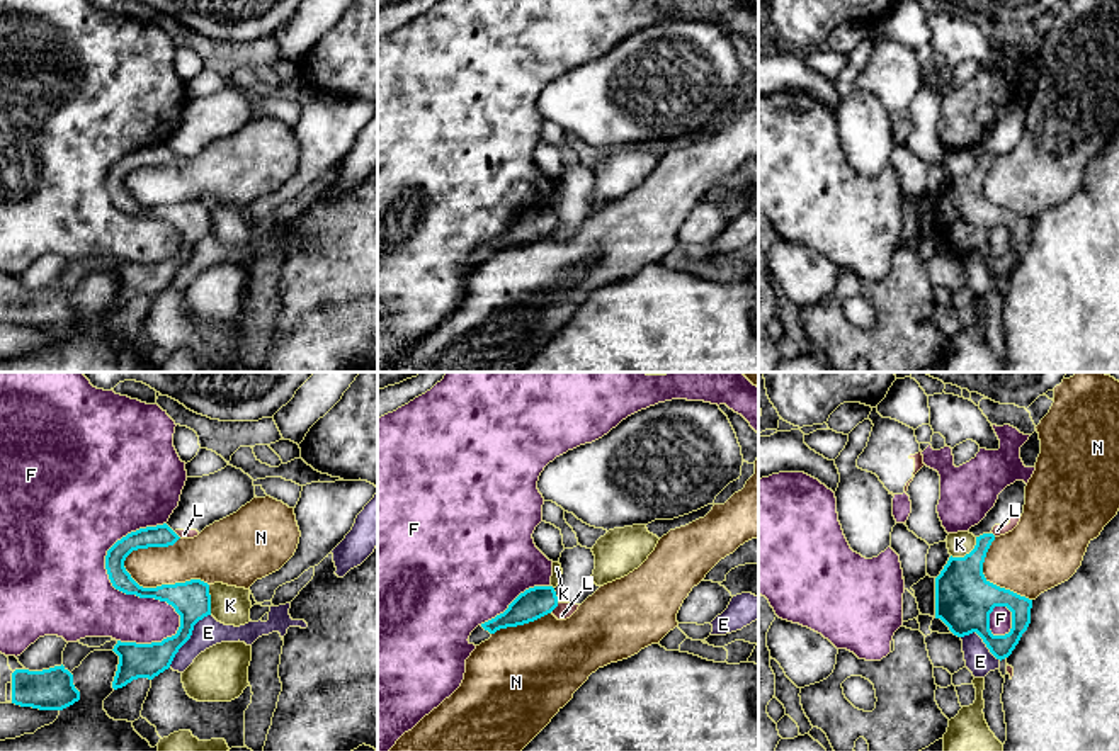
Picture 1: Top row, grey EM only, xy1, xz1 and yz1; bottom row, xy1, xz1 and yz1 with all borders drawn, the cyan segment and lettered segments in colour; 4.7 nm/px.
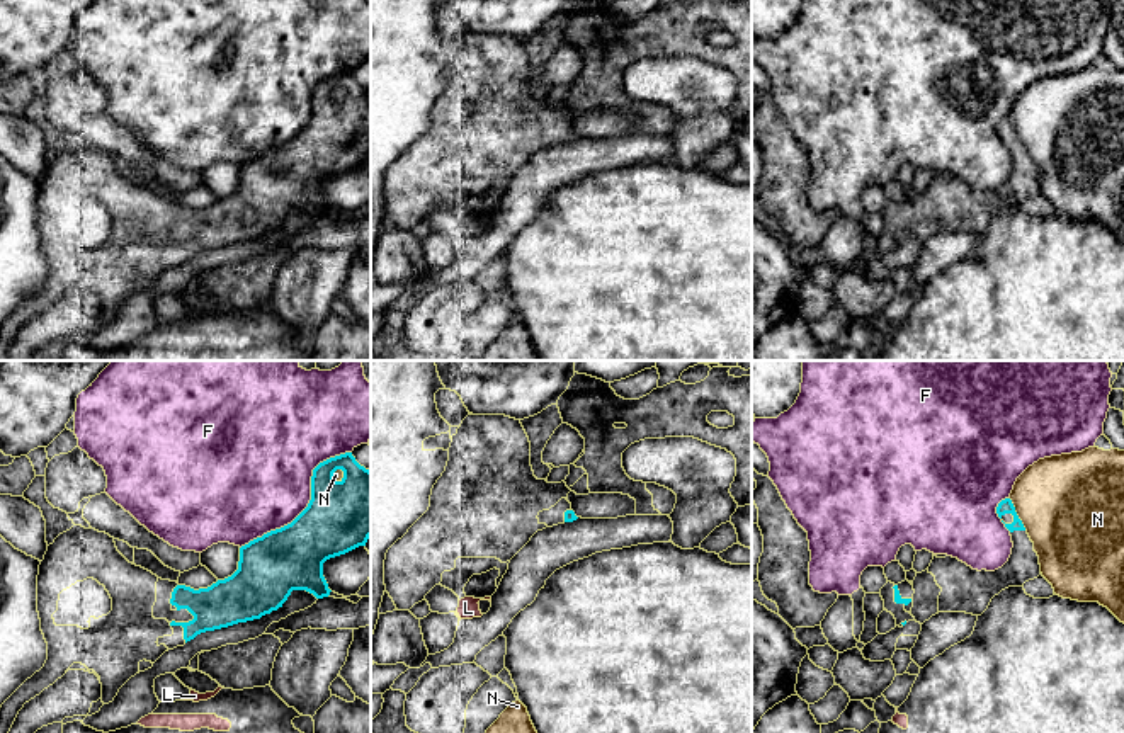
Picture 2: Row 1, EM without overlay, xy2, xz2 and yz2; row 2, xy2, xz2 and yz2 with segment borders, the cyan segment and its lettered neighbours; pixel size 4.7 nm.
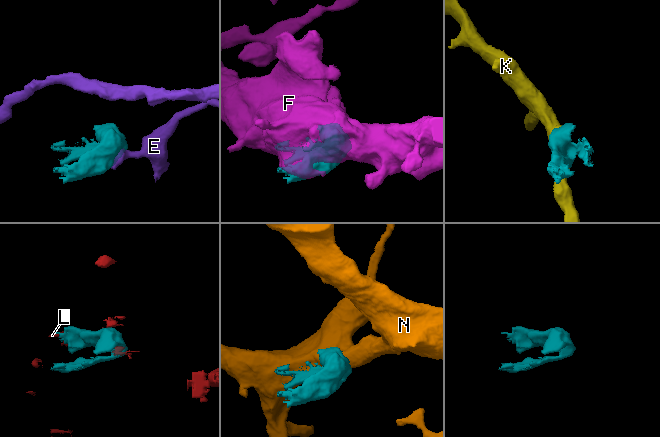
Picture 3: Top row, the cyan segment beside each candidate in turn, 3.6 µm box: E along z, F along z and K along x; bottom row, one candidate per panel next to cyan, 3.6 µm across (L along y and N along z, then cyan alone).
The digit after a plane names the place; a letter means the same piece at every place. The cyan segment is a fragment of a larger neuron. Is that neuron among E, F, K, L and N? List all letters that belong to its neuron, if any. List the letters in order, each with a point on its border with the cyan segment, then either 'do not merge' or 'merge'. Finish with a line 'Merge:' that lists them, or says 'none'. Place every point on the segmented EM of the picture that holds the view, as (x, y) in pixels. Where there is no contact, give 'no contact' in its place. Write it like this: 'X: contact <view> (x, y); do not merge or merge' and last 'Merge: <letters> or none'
E: contact xy1 (189, 638); do not merge
F: contact xy1 (136, 595); do not merge
K: contact yz1 (966, 554); do not merge
L: contact xz1 (553, 609); do not merge
N: contact xy1 (162, 585); do not merge
Merge: none

